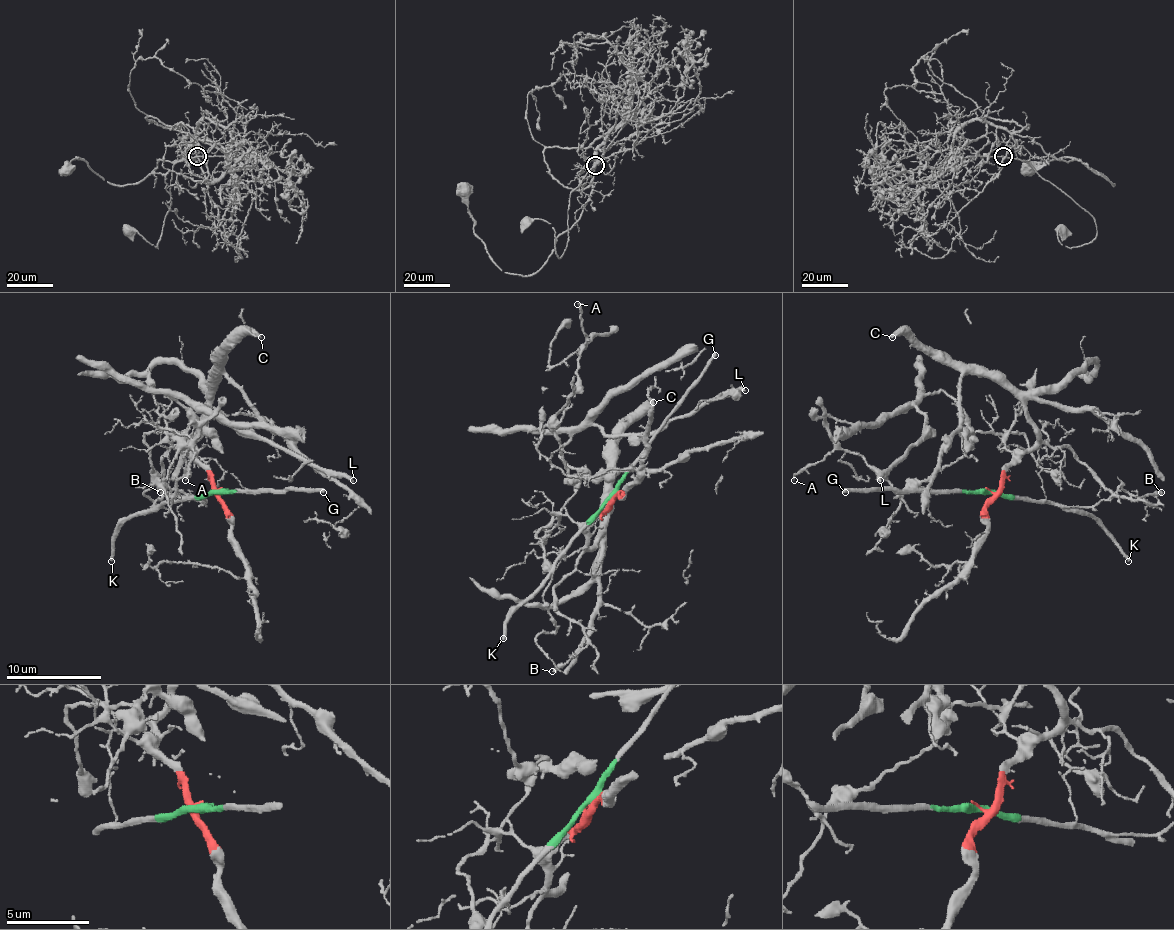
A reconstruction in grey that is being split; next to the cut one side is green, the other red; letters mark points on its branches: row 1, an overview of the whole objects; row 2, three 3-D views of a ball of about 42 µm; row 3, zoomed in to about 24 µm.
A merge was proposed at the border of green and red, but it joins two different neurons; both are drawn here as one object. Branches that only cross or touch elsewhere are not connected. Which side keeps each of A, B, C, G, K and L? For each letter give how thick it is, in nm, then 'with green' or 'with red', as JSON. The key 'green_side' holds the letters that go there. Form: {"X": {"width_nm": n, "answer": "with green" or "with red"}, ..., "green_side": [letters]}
{"A": {"width_nm": 170, "answer": "with red"}, "B": {"width_nm": 360, "answer": "with red"}, "C": {"width_nm": 300, "answer": "with red"}, "G": {"width_nm": 320, "answer": "with green"}, "K": {"width_nm": 280, "answer": "with green"}, "L": {"width_nm": 360, "answer": "with red"}, "green_side": ["G", "K"]}

